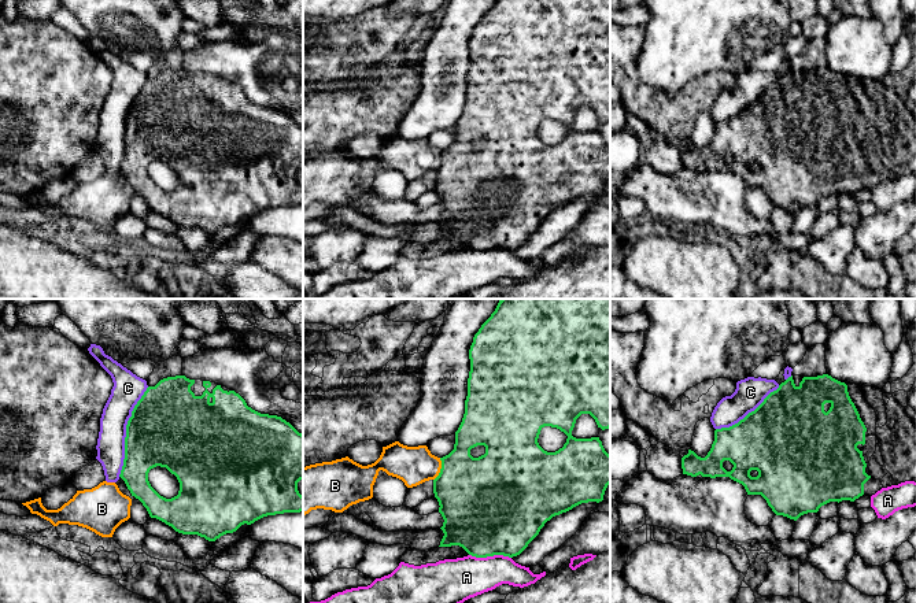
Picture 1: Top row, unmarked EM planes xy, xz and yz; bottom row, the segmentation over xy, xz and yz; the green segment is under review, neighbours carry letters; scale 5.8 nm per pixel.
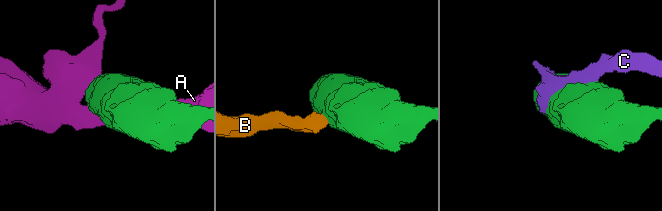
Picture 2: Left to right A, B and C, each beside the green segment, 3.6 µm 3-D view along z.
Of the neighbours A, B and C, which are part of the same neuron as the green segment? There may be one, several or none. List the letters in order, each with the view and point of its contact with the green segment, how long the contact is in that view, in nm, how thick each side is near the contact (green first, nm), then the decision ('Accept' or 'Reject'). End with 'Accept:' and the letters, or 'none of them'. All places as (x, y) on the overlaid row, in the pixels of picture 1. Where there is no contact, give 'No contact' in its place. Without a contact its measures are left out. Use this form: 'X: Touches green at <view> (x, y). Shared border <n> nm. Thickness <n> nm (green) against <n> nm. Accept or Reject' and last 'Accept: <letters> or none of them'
A: Touches green at xz (490, 555). Shared border 240 nm. Thickness 500 nm (green) against 260 nm. Reject
B: Touches green at xz (440, 469). Shared border 140 nm. Thickness 440 nm (green) against 220 nm. Reject
C: Touches green at xy (126, 432). Shared border 550 nm. Thickness 460 nm (green) against 180 nm. Reject
Accept: none of them

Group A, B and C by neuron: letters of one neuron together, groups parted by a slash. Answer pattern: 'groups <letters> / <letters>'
groups A / B C

